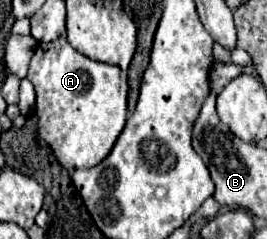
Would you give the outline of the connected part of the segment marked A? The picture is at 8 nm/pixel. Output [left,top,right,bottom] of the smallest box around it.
[27,37,128,169]

